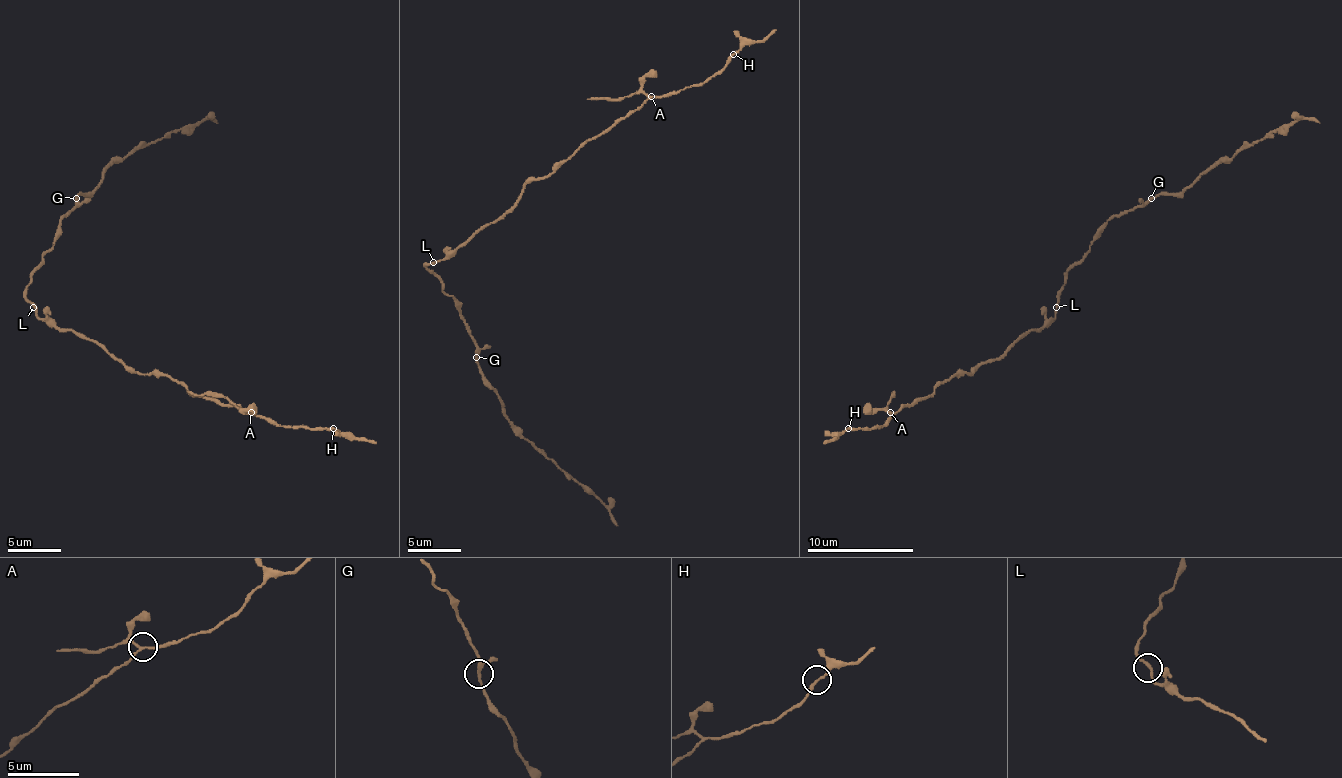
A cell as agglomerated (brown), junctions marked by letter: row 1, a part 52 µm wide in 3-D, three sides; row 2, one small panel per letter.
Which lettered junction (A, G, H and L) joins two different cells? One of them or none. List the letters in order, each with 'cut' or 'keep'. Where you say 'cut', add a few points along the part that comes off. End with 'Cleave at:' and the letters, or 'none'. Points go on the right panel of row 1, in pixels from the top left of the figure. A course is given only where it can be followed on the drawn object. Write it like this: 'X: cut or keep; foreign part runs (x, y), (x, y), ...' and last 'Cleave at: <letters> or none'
A: cut; foreign part runs (891, 413), (885, 408), (893, 392)
G: keep
H: keep
L: keep
Cleave at: A

